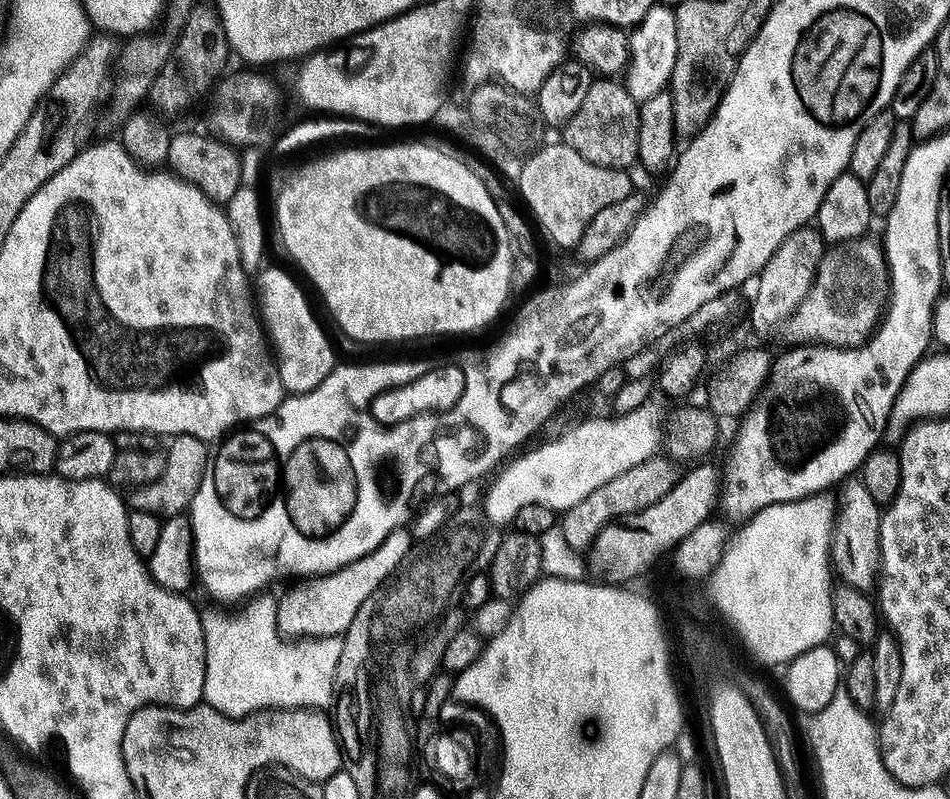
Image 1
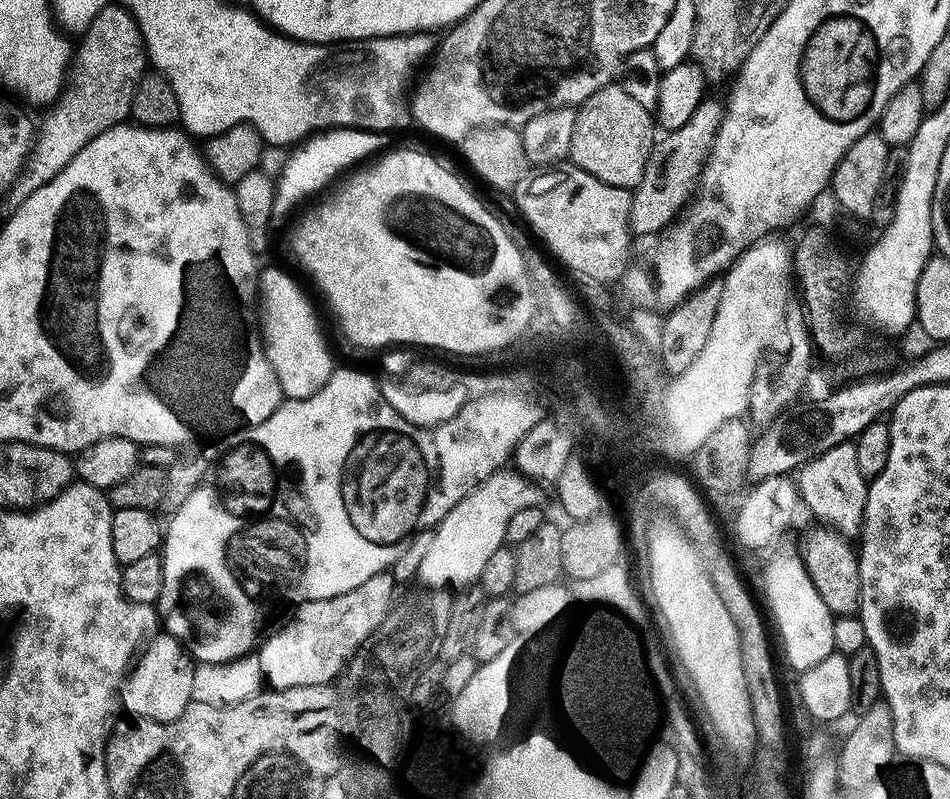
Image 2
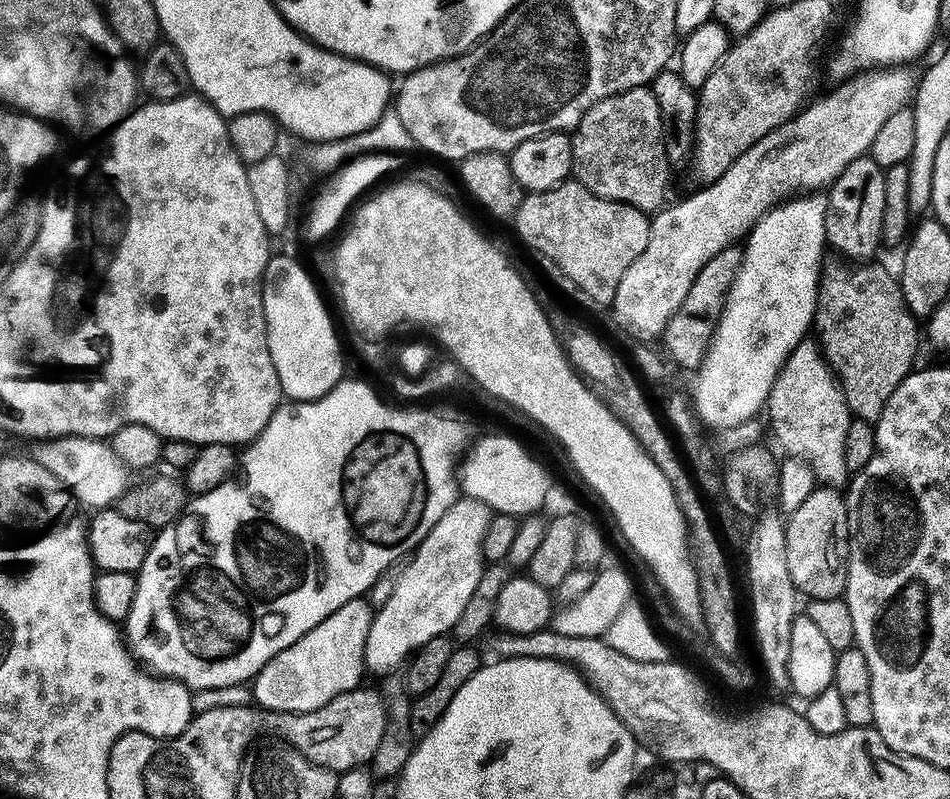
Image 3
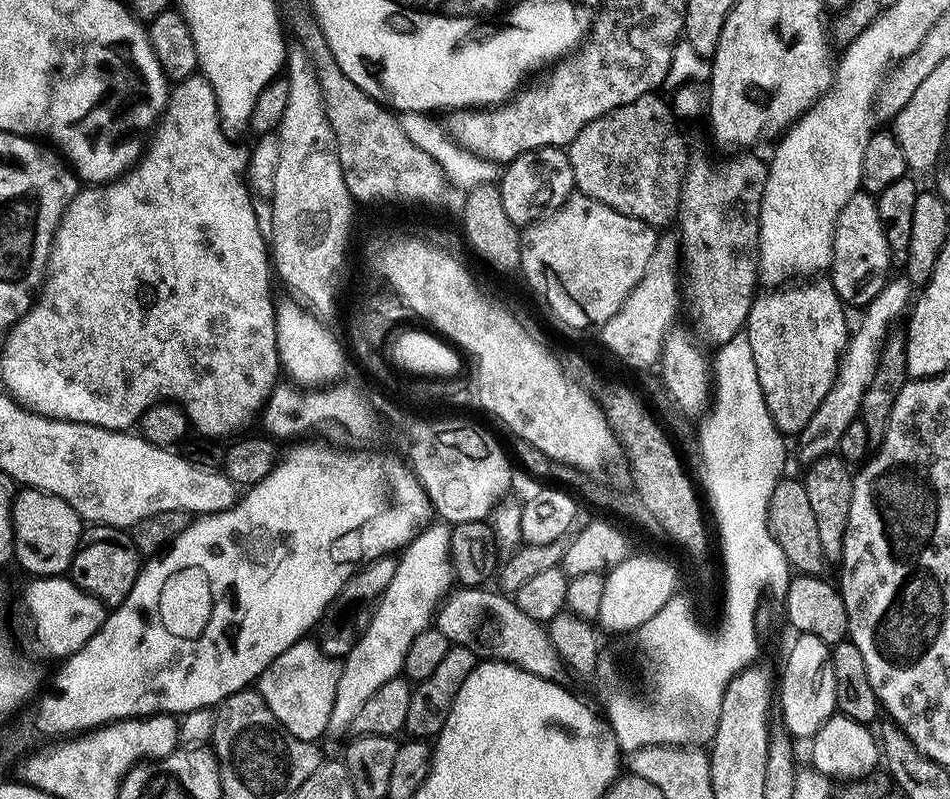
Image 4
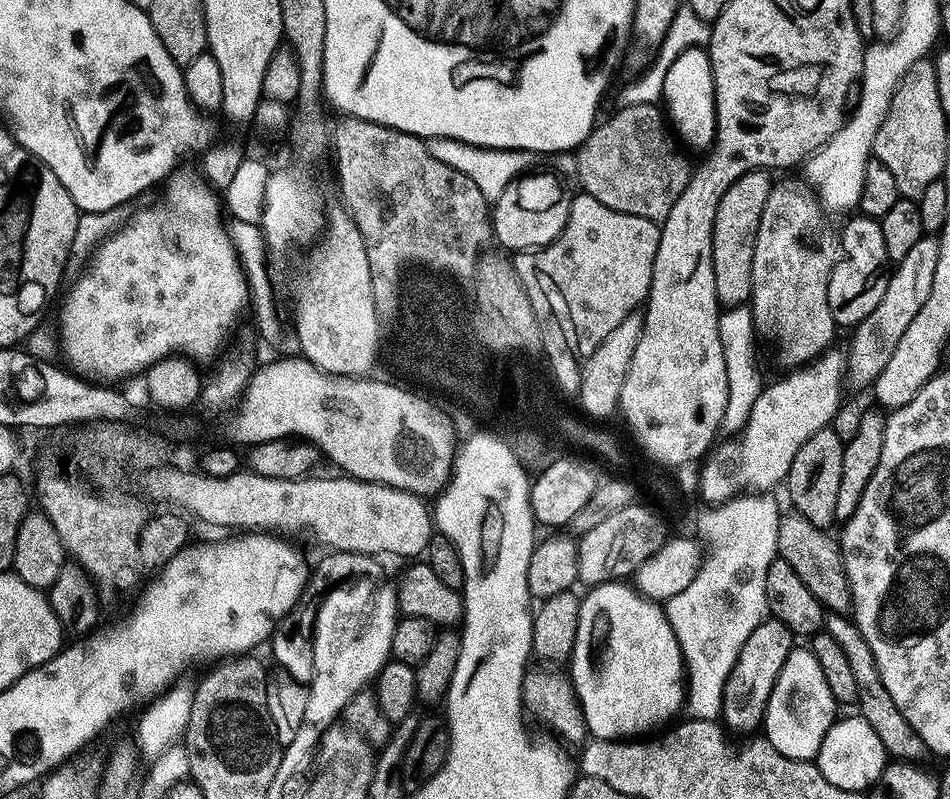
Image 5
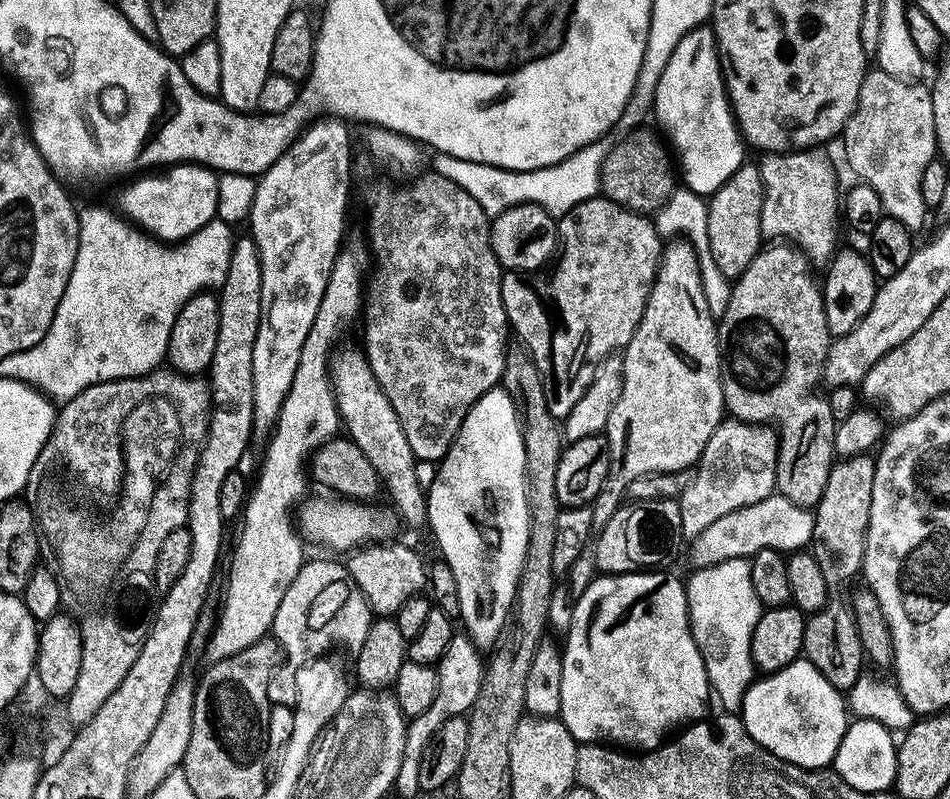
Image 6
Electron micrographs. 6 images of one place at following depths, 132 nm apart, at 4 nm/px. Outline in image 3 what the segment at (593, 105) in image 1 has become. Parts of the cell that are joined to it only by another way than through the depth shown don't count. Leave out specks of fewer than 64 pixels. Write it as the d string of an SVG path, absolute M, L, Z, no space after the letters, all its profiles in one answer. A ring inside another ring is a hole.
M651 87L631 88L622 94L602 98L602 102L590 106L590 110L584 112L571 136L570 172L582 186L586 186L586 190L590 190L598 198L634 206L645 214L655 214L665 207L664 195L668 192L668 171L670 171L668 146L664 119Z

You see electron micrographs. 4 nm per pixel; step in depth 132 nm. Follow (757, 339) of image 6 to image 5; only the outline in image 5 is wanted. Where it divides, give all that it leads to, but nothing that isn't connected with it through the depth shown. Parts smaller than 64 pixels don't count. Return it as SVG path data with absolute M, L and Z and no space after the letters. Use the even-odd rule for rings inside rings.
M829 426L818 430L797 452L794 465L794 475L791 477L791 499L821 530L835 529L838 523L838 513L841 511L840 491L844 488L844 450L846 444L841 440L837 429Z

